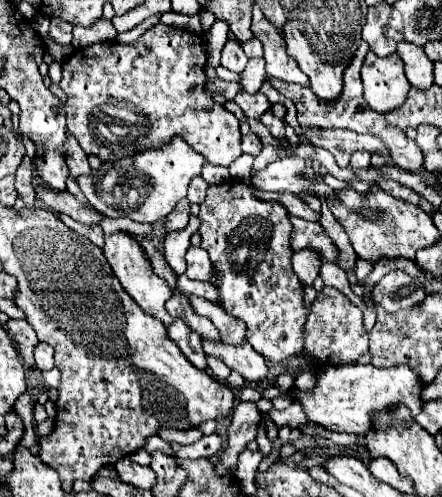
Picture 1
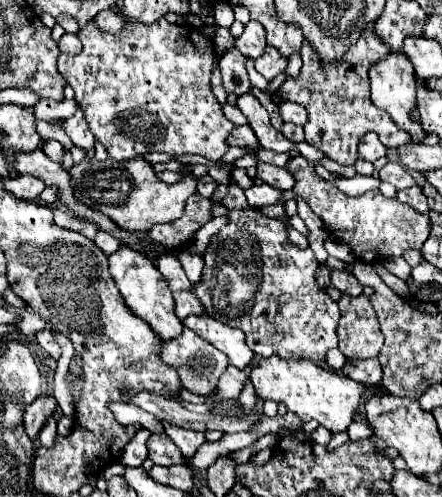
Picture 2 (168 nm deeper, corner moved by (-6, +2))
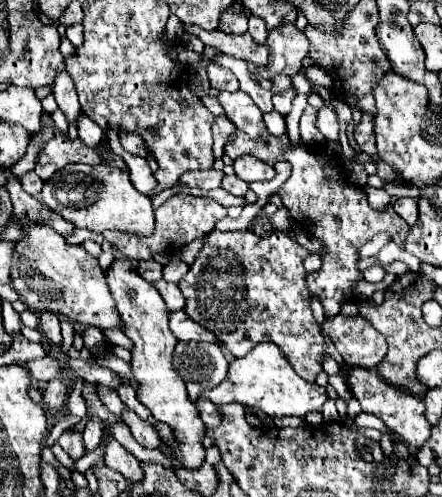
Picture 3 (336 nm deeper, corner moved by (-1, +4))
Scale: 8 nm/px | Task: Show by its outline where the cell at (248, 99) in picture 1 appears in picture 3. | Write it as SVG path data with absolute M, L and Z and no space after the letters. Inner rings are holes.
M221 92L217 100L223 106L225 116L249 136L257 136L257 132L265 128L263 112L249 100L249 96L245 96L245 92Z

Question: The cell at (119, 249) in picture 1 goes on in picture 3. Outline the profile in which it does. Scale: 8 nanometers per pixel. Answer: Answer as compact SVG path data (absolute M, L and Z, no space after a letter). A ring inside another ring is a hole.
M113 260L109 272L107 272L107 284L109 292L117 304L119 318L123 322L123 334L133 342L131 350L131 372L135 376L137 388L137 400L151 412L151 416L157 422L163 422L173 432L173 446L169 448L169 456L185 470L197 470L205 462L205 424L199 416L197 406L191 402L185 382L181 376L177 376L173 368L173 350L177 344L177 338L169 330L169 310L165 308L165 302L161 300L159 292L153 288L151 282L145 282L137 272L133 272L133 266L129 260Z

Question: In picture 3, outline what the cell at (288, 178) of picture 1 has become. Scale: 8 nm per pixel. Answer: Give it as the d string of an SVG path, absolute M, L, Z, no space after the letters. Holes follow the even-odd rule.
M241 156L233 162L233 168L235 168L235 174L245 180L247 184L251 182L257 182L257 180L271 180L275 176L275 170L273 166L253 158L253 156Z

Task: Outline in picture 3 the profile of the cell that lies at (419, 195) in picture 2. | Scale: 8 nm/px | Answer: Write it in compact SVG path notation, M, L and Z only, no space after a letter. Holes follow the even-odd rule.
M399 198L399 200L393 204L393 210L395 210L409 226L415 226L415 222L417 222L417 200L415 200L415 198Z

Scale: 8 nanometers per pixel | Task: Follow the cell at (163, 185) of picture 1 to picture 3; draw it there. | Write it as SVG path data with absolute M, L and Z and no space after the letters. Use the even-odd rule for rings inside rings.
M69 164L61 168L61 172L55 172L49 180L45 180L41 200L49 210L63 216L73 226L89 228L97 234L105 230L119 230L151 236L155 224L151 200L133 188L129 172L121 172L121 168L105 168L105 164Z

